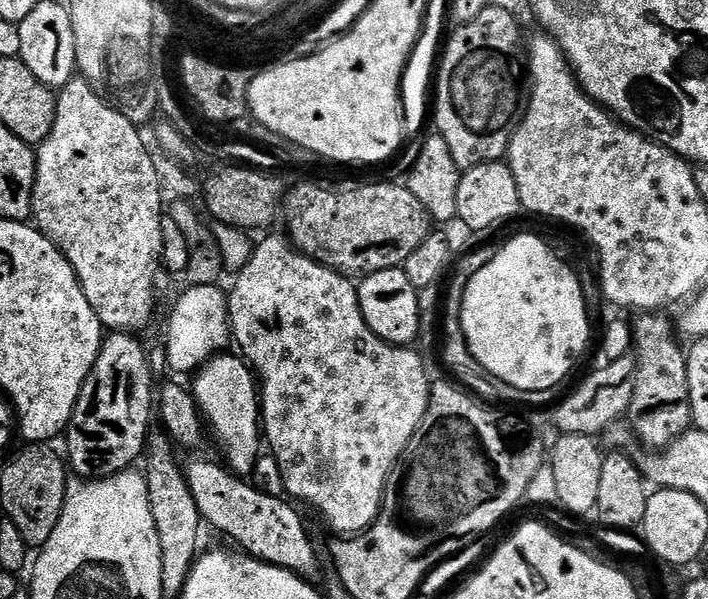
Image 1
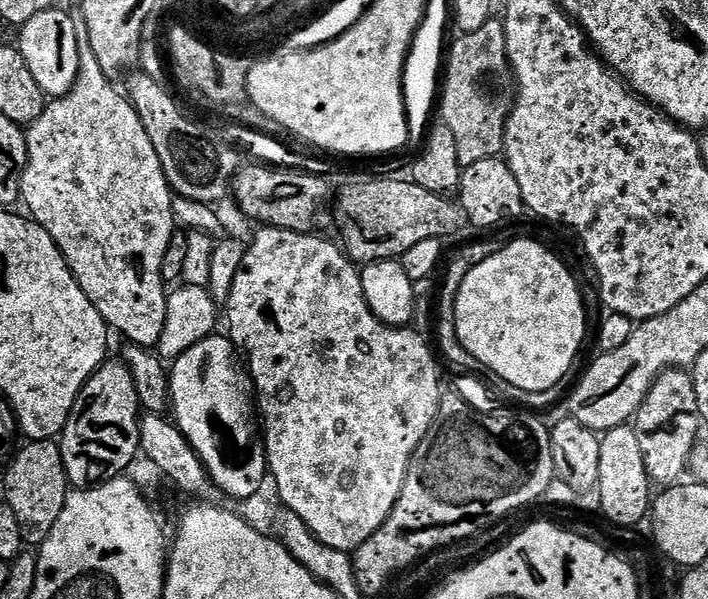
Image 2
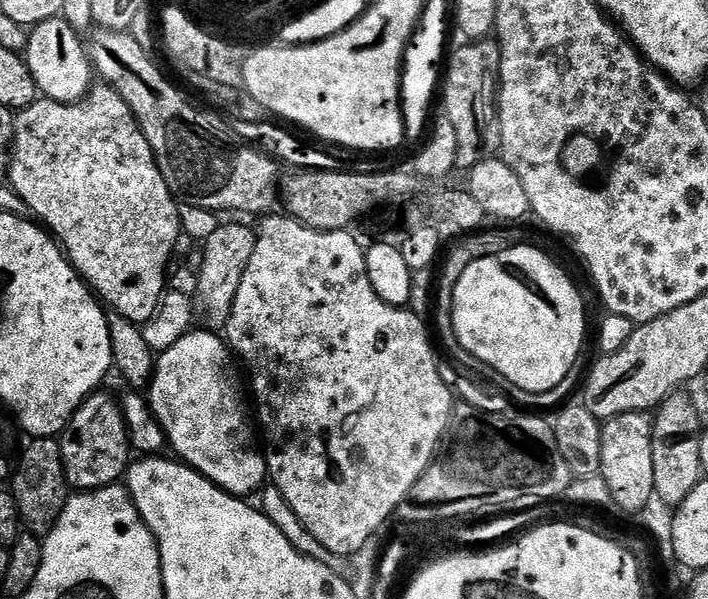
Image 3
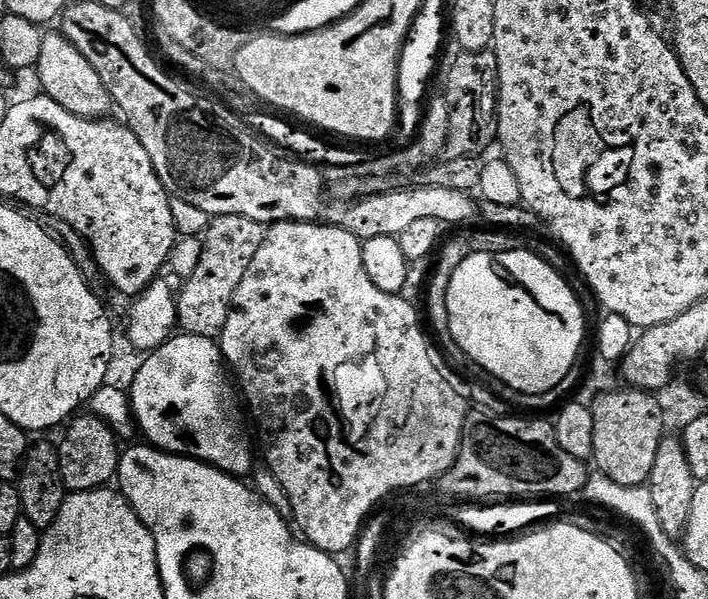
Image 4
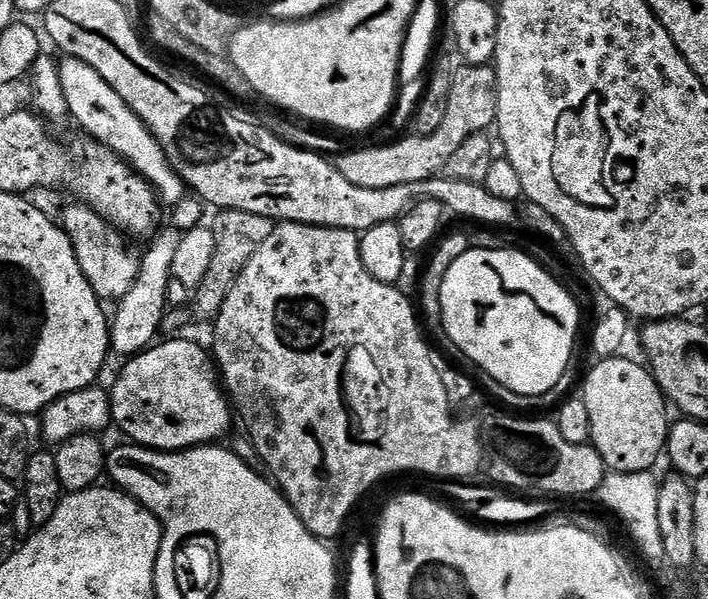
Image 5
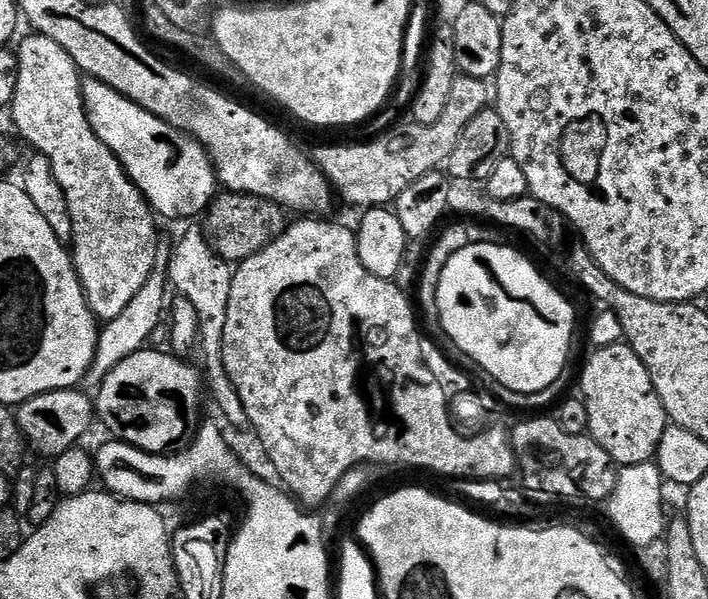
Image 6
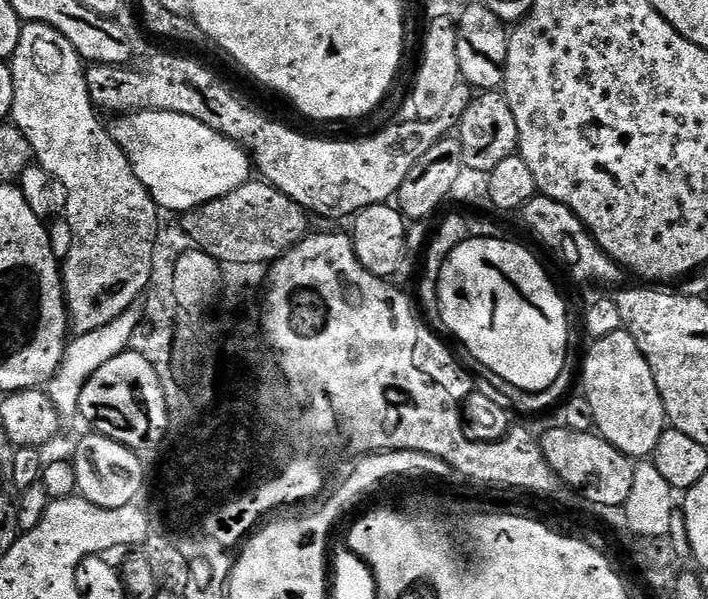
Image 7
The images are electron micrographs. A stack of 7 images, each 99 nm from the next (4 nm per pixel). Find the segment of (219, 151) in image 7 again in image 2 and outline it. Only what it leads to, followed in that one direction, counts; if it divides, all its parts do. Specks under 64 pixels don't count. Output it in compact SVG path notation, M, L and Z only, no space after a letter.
M53 6L42 14L34 14L30 22L19 29L18 47L22 58L26 58L26 66L30 66L30 74L34 74L34 82L42 86L45 97L64 96L71 90L76 81L80 59L78 58L78 38L74 38L74 22L69 13L59 12Z

